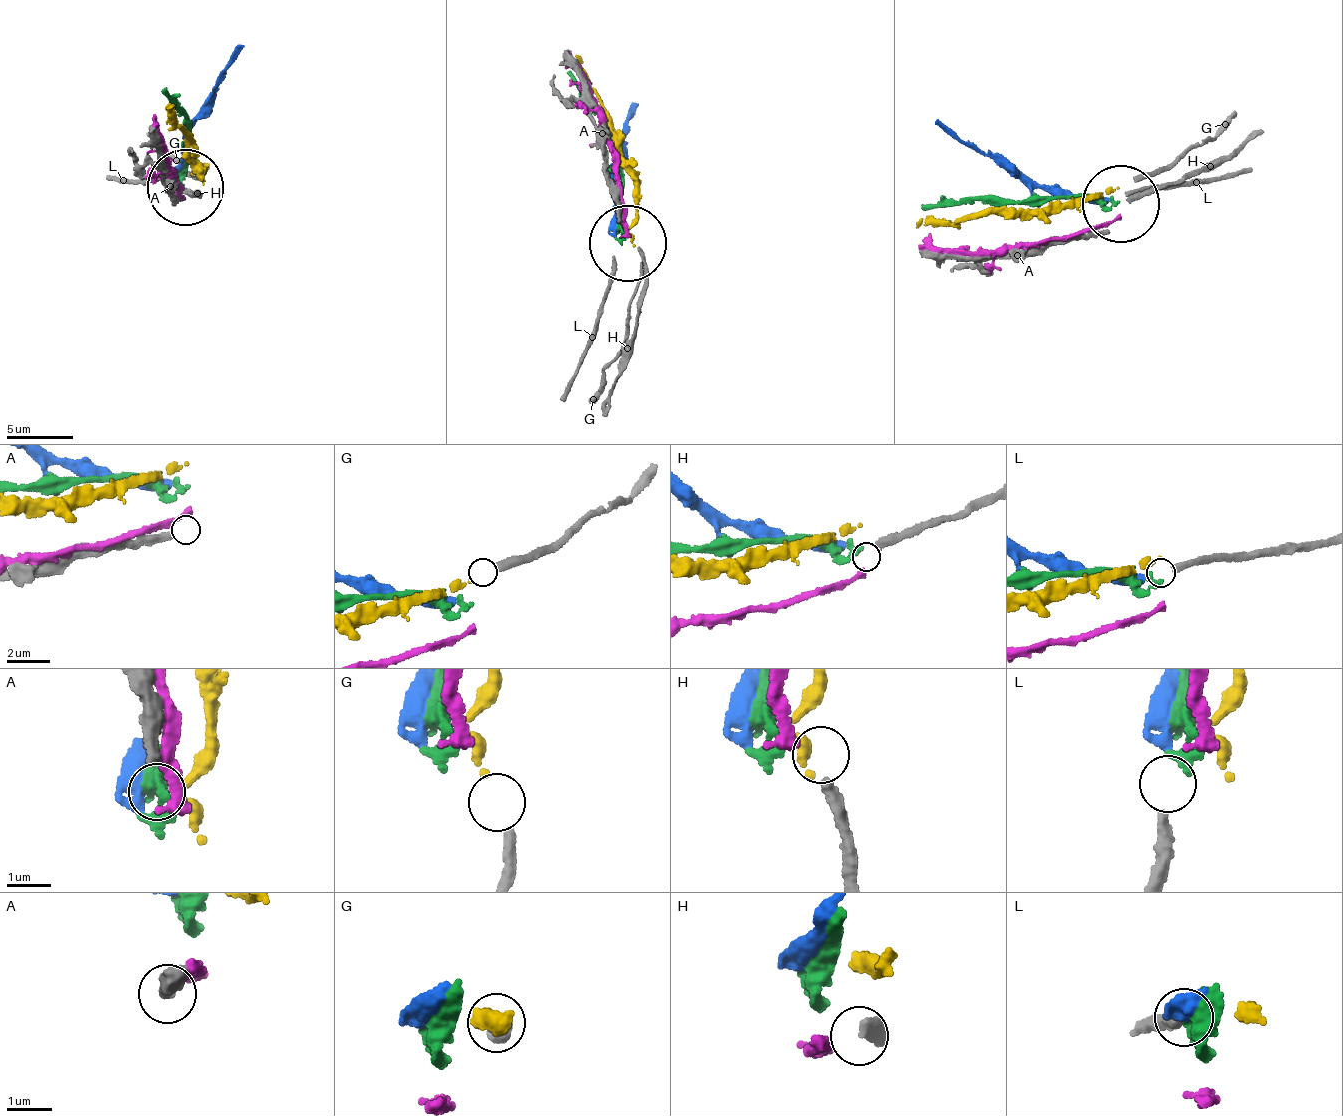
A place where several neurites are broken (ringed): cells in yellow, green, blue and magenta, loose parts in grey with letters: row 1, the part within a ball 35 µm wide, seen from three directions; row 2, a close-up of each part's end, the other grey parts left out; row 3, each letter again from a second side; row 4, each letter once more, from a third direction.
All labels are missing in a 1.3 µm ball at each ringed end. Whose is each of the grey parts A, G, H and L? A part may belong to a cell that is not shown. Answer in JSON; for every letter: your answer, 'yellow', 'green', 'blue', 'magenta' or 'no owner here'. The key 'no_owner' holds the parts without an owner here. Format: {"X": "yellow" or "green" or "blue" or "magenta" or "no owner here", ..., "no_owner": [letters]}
{"A": "no owner here", "G": "yellow", "H": "no owner here", "L": "green", "no_owner": ["A", "H"]}

